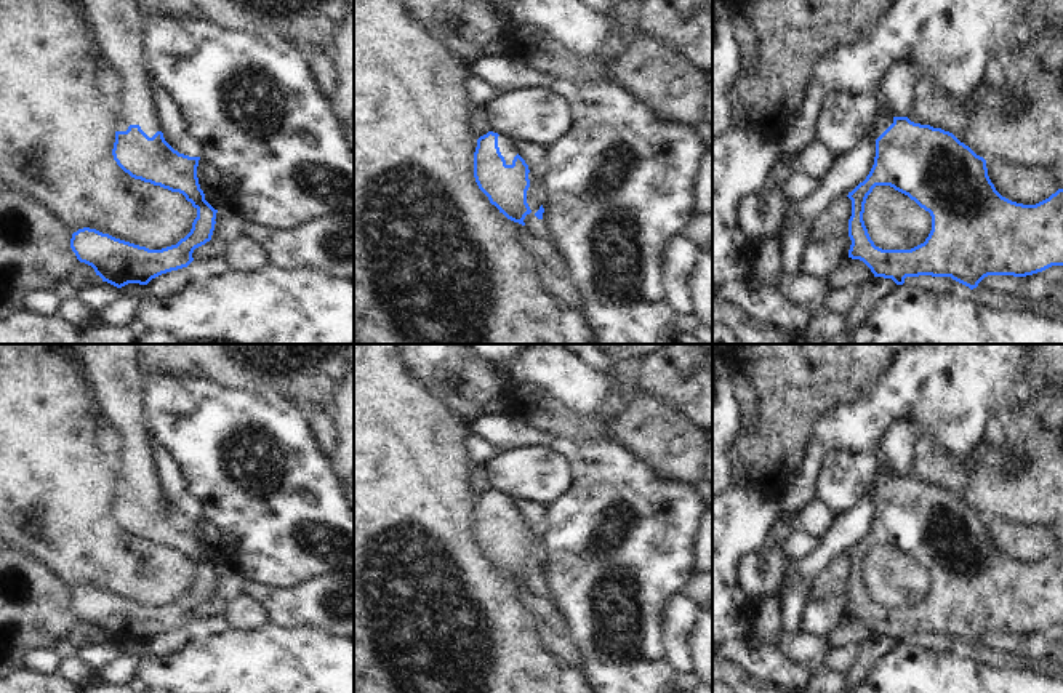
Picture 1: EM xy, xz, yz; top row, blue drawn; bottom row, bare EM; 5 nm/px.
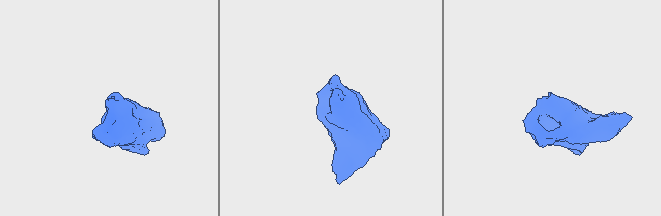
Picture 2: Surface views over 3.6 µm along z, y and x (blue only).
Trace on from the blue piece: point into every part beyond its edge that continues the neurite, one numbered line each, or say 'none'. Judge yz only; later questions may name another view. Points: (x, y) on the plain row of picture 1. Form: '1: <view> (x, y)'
1: yz (882, 479)

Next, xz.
1: xz (508, 508)

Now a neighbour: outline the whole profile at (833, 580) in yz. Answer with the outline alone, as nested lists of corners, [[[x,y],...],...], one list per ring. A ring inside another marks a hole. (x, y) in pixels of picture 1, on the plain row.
[[[840,555],[834,559],[812,583],[808,589],[808,602],[824,595],[848,594],[848,578],[852,575],[852,559]]]

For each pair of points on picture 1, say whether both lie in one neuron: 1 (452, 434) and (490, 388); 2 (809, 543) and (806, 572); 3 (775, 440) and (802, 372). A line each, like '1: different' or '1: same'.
1: different
2: different
3: same

